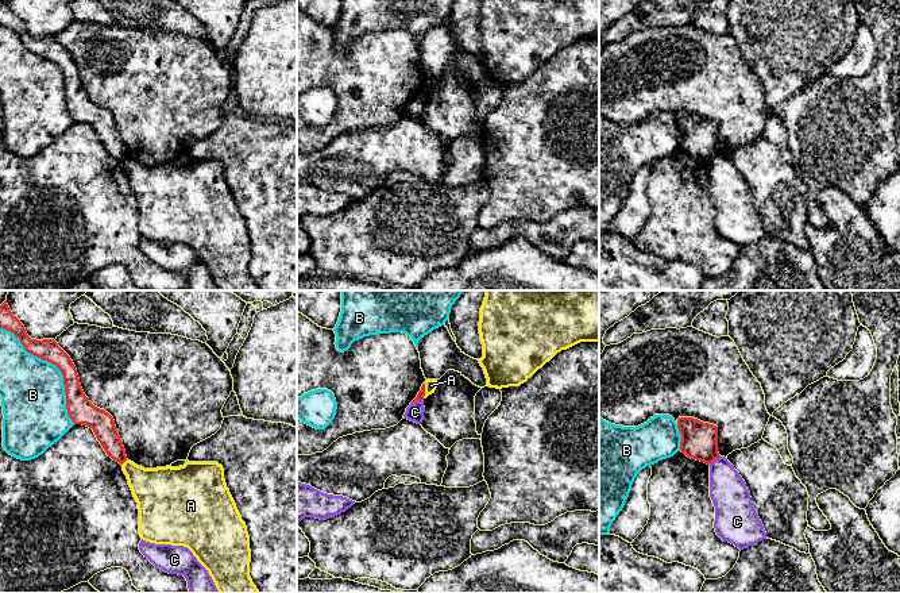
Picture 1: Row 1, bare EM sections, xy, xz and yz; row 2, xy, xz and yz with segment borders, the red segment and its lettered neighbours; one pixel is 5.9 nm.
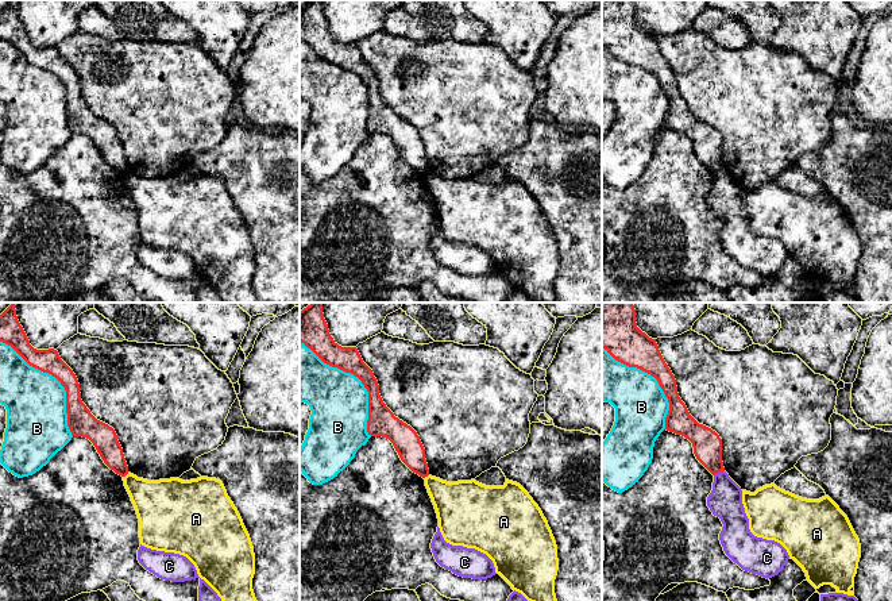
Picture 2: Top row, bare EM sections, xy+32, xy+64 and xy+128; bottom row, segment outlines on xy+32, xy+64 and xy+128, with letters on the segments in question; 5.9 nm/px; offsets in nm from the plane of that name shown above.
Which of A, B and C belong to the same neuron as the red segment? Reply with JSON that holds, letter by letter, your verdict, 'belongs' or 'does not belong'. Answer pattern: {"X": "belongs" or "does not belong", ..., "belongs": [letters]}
{"A": "does not belong", "B": "does not belong", "C": "does not belong", "belongs": []}

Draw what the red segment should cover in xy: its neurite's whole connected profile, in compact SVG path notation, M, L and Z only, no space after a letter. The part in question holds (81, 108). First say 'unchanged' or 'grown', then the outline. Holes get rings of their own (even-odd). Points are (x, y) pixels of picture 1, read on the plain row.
unchanged; M7 0L0 3L0 26L12 30L27 50L55 62L61 68L69 115L74 122L92 126L107 153L123 162L127 153L113 115L104 107L94 104L85 93L73 58L58 41L54 36L31 36Z

